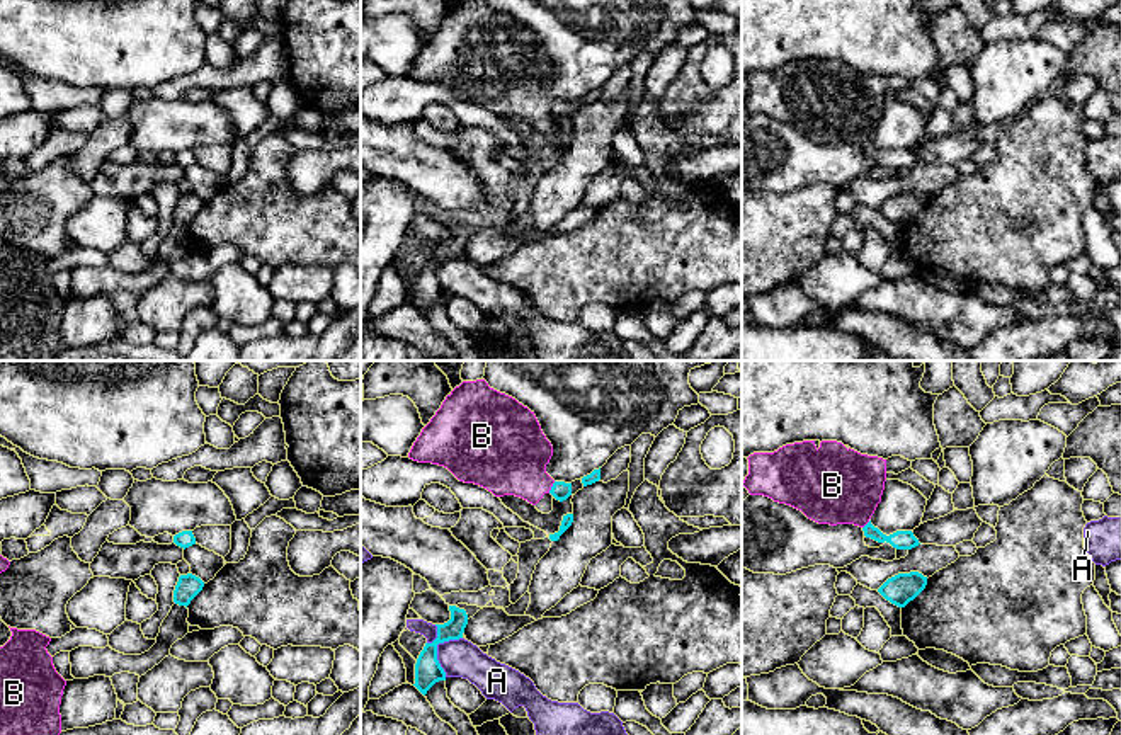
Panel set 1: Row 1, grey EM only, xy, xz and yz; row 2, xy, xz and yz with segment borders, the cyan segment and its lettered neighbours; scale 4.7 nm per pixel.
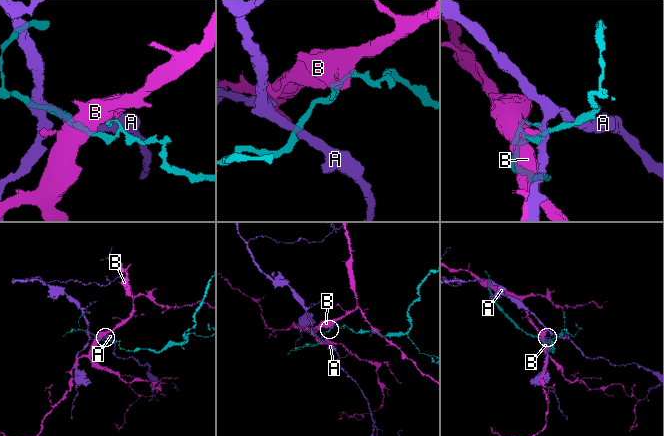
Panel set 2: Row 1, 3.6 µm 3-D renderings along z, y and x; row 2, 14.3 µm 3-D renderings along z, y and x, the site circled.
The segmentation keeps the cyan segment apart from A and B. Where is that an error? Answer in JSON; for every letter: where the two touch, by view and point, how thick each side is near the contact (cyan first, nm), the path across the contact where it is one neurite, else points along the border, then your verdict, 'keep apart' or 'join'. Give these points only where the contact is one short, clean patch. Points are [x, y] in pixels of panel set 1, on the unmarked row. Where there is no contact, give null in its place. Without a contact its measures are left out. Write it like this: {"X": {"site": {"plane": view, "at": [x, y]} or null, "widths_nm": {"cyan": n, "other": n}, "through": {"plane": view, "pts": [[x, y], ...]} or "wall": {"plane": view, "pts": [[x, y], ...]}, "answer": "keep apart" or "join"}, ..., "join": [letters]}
{"A": {"site": {"plane": "xz", "at": [436, 267]}, "widths_nm": {"cyan": 130, "other": 180}, "wall": {"plane": "xz", "pts": [[461, 256], [438, 264], [438, 281], [446, 295]]}, "answer": "keep apart"}, "B": {"site": {"plane": "xz", "at": [551, 106]}, "widths_nm": {"cyan": 90, "other": 360}, "wall": {"plane": "xz", "pts": [[555, 101], [548, 111]]}, "answer": "keep apart"}, "join": []}

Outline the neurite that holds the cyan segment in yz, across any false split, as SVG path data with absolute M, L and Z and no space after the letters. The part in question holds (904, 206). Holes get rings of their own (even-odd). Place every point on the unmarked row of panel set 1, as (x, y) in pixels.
M919 191L898 192L888 197L878 211L898 226L905 226L913 219L927 204L927 196Z

